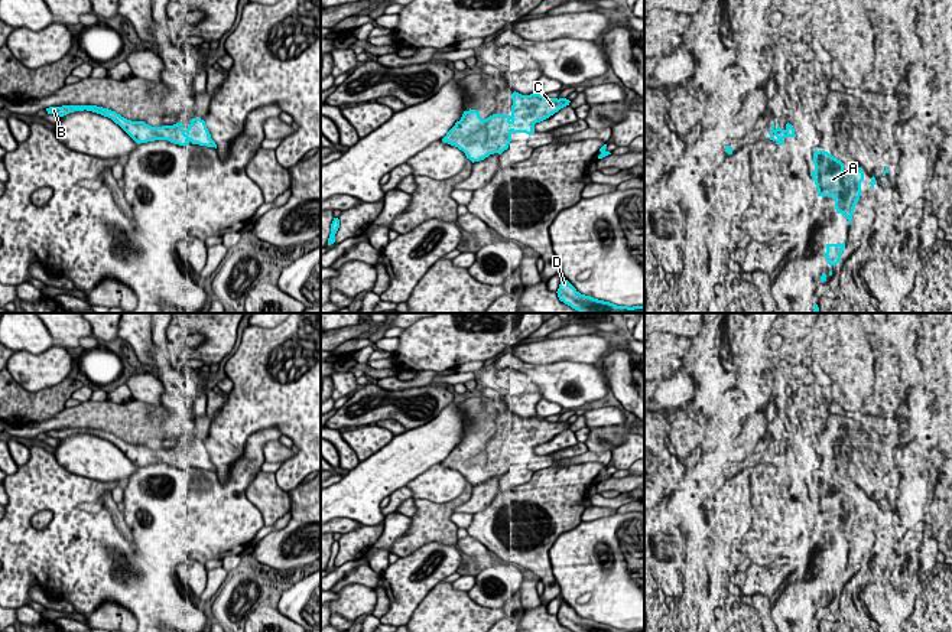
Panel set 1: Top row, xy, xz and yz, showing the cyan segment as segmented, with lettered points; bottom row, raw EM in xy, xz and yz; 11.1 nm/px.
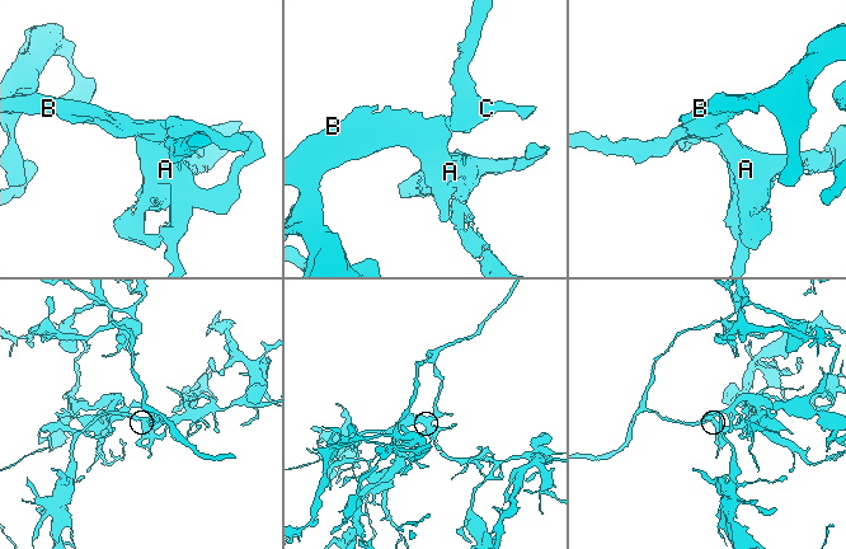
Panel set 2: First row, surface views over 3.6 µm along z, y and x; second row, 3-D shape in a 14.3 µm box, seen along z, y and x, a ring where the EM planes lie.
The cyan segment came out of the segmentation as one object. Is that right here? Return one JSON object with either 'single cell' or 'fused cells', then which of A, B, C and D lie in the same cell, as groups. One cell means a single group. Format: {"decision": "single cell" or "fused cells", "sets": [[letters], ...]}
{"decision": "single cell", "sets": [["A", "B", "C", "D"]]}

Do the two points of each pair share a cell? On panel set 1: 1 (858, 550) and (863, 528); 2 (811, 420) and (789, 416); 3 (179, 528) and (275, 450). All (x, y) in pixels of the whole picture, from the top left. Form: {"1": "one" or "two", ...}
{"1": "one", "2": "two", "3": "two"}

